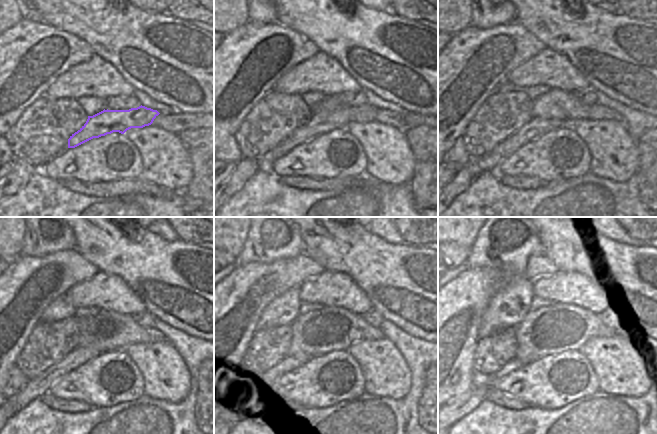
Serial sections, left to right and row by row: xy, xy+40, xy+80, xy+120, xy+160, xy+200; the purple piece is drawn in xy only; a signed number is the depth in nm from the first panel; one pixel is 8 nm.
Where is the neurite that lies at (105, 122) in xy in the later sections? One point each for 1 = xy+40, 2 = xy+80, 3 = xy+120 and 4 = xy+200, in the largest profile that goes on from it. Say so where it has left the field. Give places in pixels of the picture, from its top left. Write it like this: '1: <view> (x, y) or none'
1: xy+40 (320, 123)
2: xy+80 (489, 162)
3: xy+120 (36, 388)
4: xy+200 (459, 406)

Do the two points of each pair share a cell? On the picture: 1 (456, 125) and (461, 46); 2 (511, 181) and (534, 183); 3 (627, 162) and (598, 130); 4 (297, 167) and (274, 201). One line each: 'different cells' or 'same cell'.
1: same cell
2: same cell
3: same cell
4: different cells

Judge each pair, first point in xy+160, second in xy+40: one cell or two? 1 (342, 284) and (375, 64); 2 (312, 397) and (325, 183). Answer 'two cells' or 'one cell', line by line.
1: two cells
2: two cells

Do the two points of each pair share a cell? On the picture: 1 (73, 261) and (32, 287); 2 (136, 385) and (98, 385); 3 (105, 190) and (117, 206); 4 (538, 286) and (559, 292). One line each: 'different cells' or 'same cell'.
1: same cell
2: same cell
3: different cells
4: same cell

